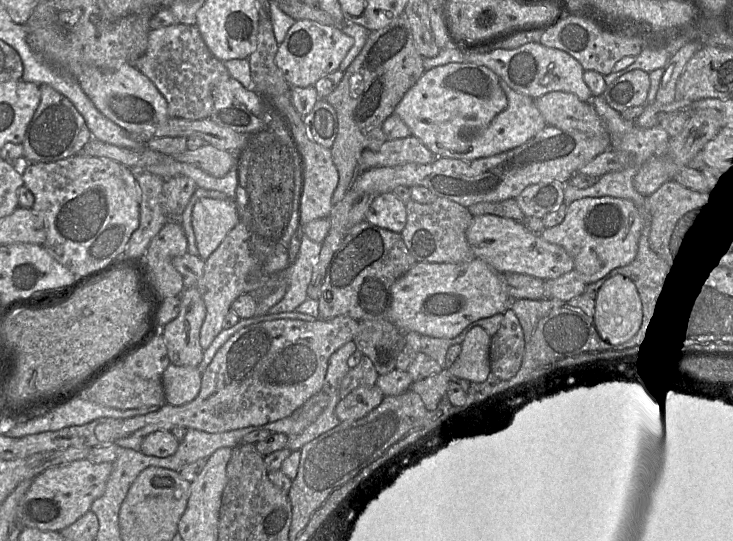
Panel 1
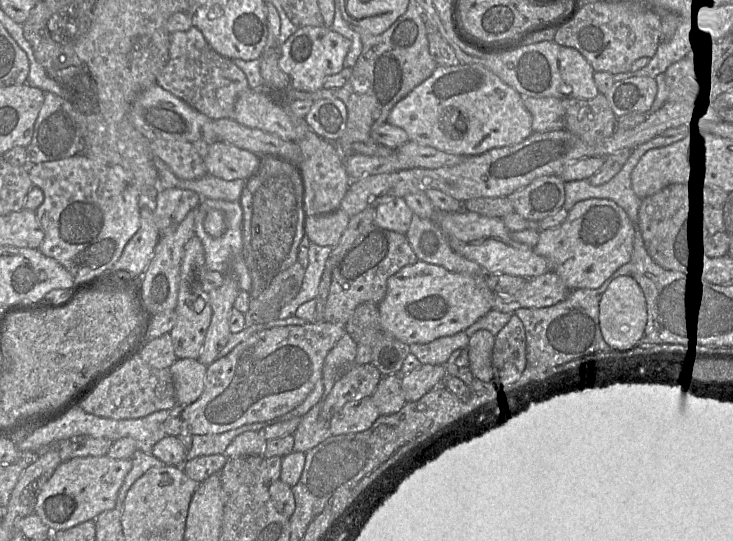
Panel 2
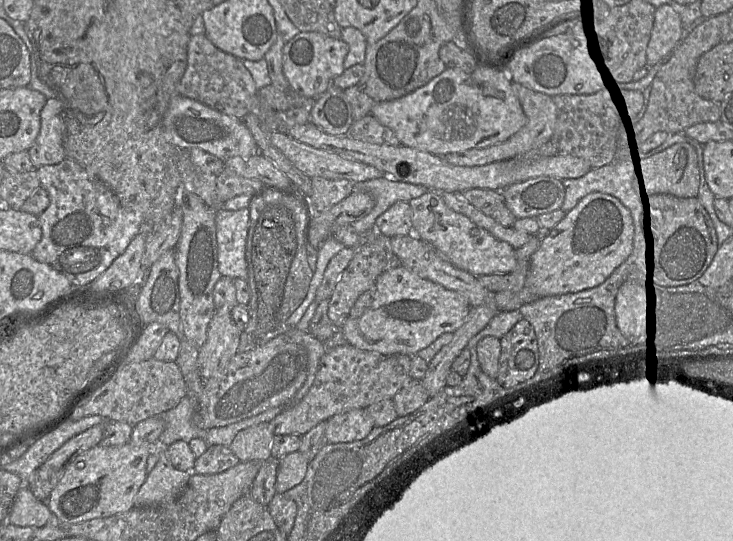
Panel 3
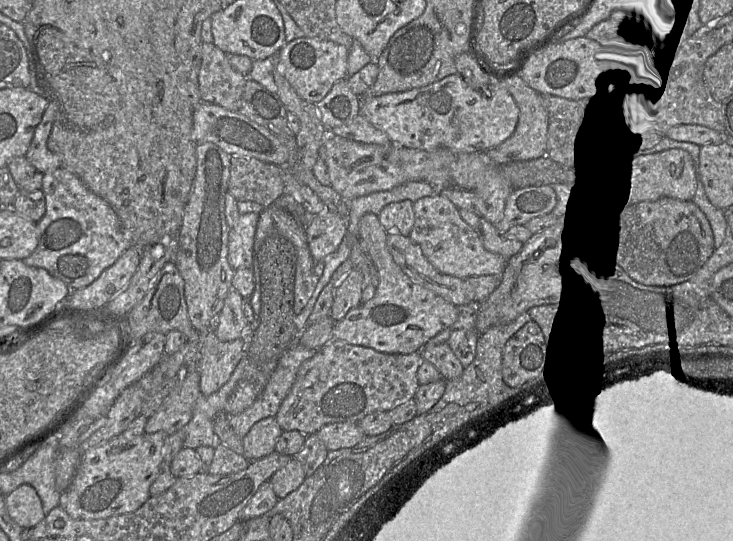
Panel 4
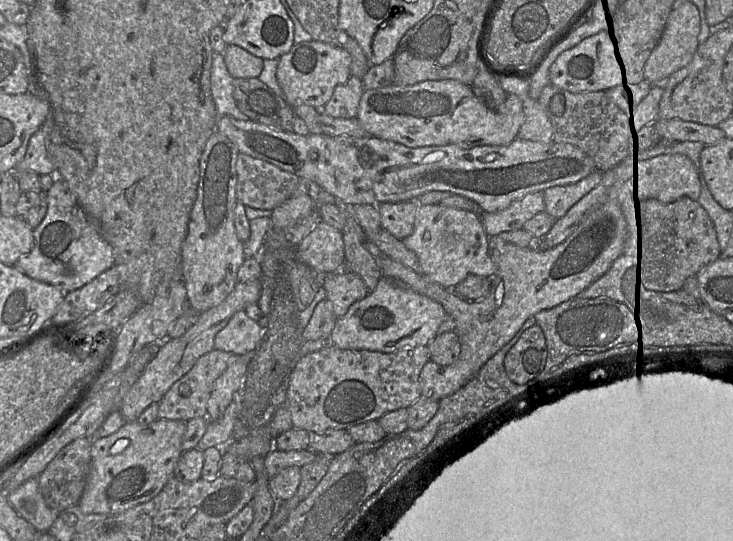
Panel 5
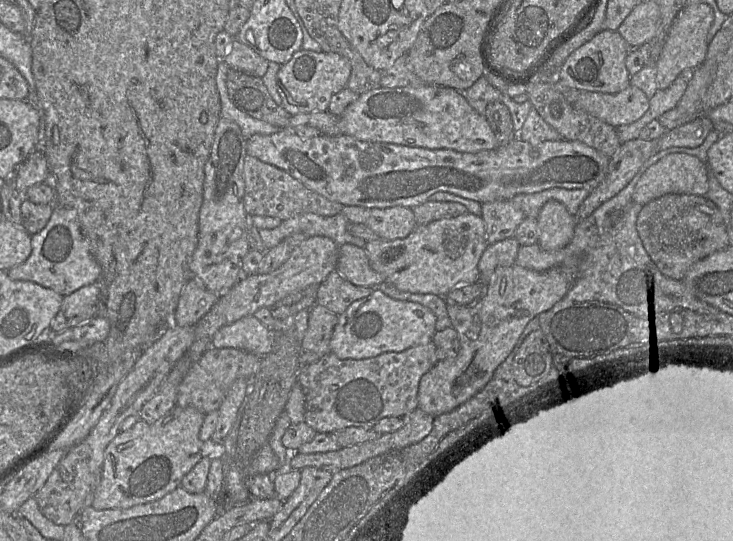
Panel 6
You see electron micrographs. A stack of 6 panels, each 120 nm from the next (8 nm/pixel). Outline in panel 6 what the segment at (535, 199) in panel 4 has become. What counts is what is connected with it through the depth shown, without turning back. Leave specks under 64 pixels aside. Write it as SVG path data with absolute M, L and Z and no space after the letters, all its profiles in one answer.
M511 200L486 202L481 207L488 245L514 237L516 229L526 217Z

